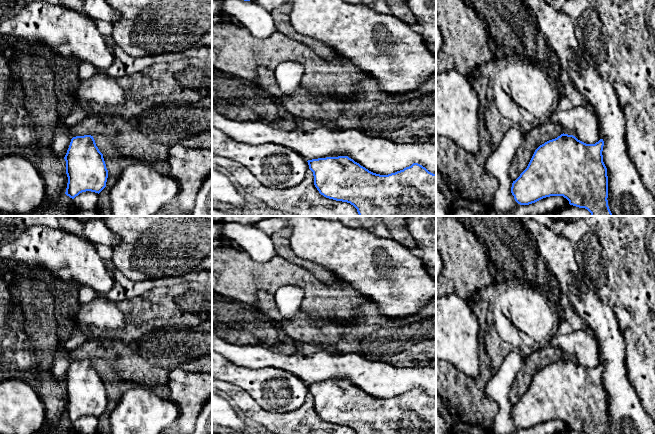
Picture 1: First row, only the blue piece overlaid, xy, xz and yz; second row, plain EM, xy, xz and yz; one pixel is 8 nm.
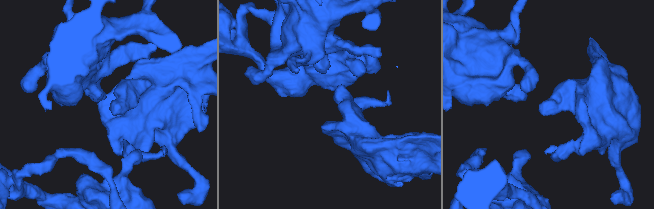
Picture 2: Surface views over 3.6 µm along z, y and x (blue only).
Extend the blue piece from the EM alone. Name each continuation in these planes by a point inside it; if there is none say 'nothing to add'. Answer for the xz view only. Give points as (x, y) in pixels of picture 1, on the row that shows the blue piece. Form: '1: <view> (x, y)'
nothing to add

